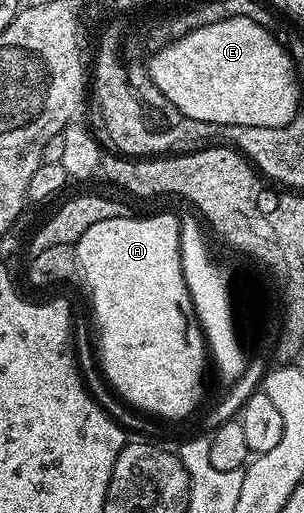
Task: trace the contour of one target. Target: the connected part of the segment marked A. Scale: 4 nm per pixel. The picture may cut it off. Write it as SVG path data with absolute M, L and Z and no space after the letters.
M161 212L142 220L117 217L99 221L79 238L75 247L77 267L80 275L85 275L85 284L93 299L93 316L101 335L101 368L110 386L127 403L153 416L181 420L191 415L201 400L201 375L205 372L205 362L207 366L207 345L184 282L178 217Z

